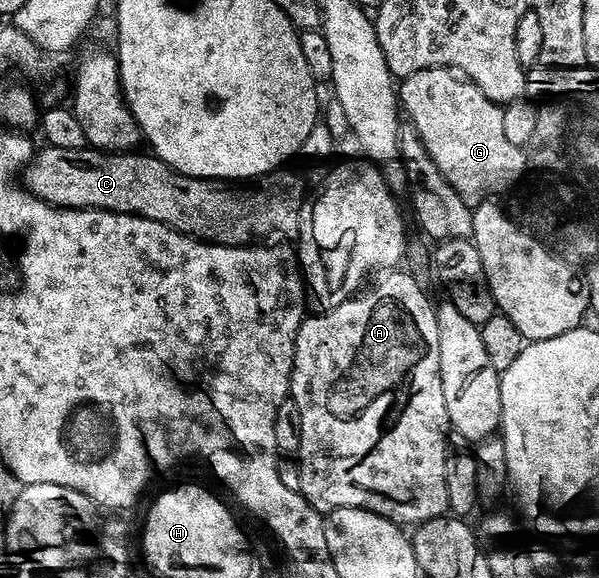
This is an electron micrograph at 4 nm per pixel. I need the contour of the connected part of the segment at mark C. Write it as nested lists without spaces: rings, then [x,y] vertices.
[[[44,145],[43,150],[36,149],[33,157],[21,171],[22,185],[34,195],[35,198],[45,200],[50,206],[58,206],[69,210],[116,210],[119,214],[136,214],[149,220],[164,222],[166,226],[172,226],[182,234],[190,234],[192,238],[201,238],[208,242],[219,242],[222,246],[242,246],[254,243],[262,234],[271,234],[276,230],[279,234],[294,235],[299,229],[299,214],[303,211],[305,193],[303,194],[303,182],[295,174],[290,174],[287,168],[280,168],[272,173],[265,174],[261,178],[240,184],[235,180],[220,180],[217,178],[194,178],[188,174],[178,174],[172,166],[166,166],[160,158],[155,157],[154,153],[139,154],[140,152],[100,152],[94,148],[53,148]]]

